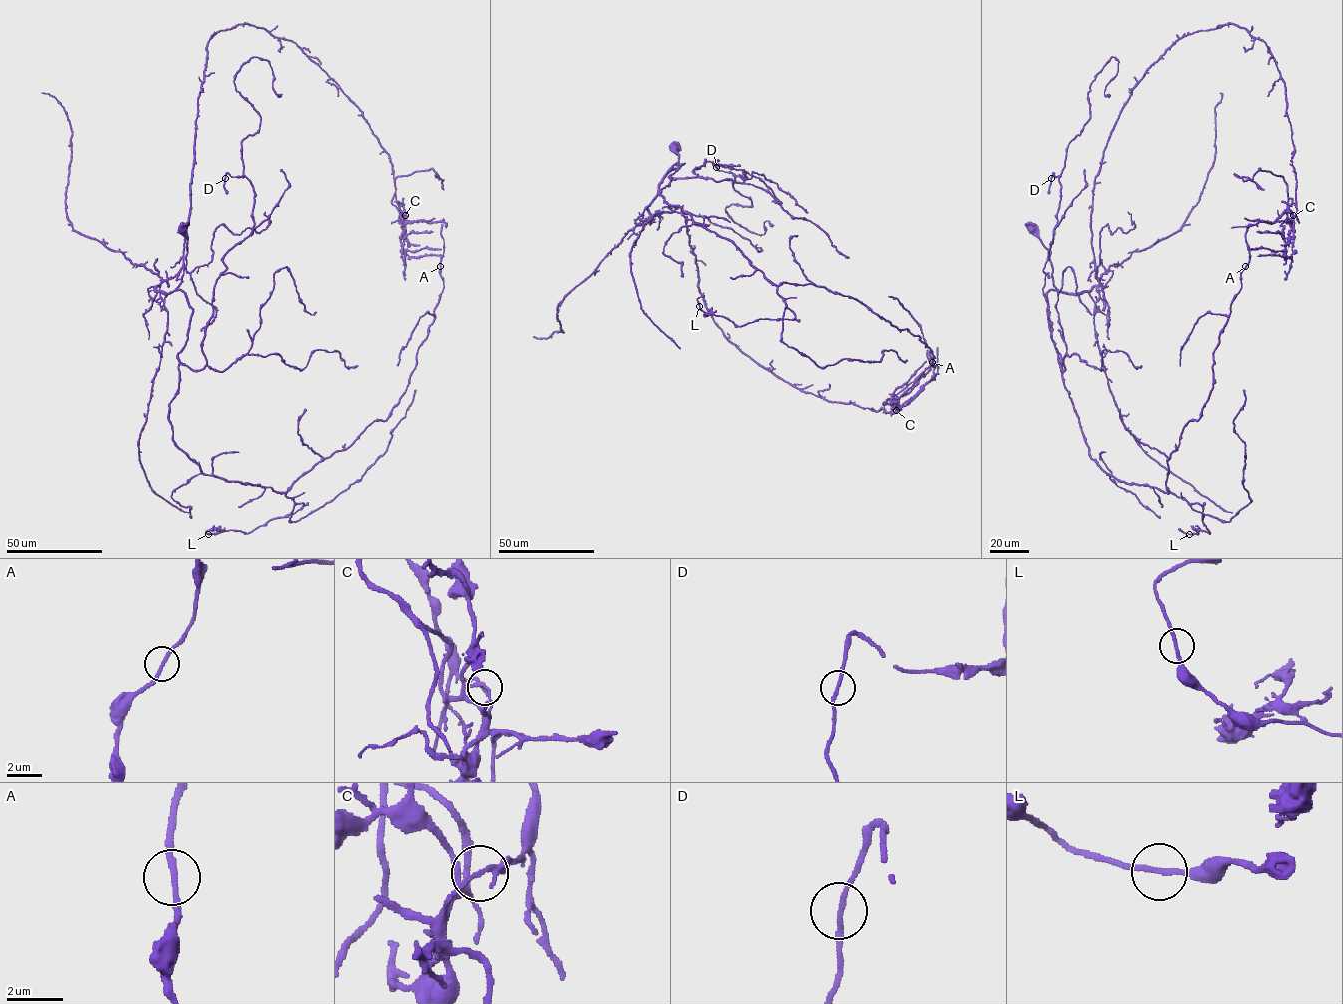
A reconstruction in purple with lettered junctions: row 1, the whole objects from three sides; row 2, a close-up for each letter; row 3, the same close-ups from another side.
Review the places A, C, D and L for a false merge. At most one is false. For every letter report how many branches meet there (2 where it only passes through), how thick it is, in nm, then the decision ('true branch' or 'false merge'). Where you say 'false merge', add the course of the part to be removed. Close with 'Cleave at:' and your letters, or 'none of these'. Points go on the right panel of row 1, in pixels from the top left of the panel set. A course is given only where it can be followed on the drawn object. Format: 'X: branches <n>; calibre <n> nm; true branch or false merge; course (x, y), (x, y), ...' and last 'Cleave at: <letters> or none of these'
A: branches 2; calibre 190 nm; true branch
C: branches 2; calibre 170 nm; false merge; course (1293, 216), (1288, 209), (1287, 183), (1282, 176), (1260, 168), (1252, 179), (1235, 175), (1264, 190)
D: branches 2; calibre 170 nm; true branch
L: branches 2; calibre 170 nm; true branch
Cleave at: C

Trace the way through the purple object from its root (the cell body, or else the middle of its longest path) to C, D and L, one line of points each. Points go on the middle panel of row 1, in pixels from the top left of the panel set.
C: (673, 149), (678, 166), (647, 209), (655, 215), (682, 209), (699, 291), (723, 334), (802, 391), (896, 410)
D: (673, 149), (678, 166), (667, 172), (684, 163), (669, 176), (695, 177), (705, 159), (746, 177), (716, 167)
L: (673, 149), (667, 172), (684, 163), (664, 200), (728, 239), (786, 304), (739, 326), (699, 306)

